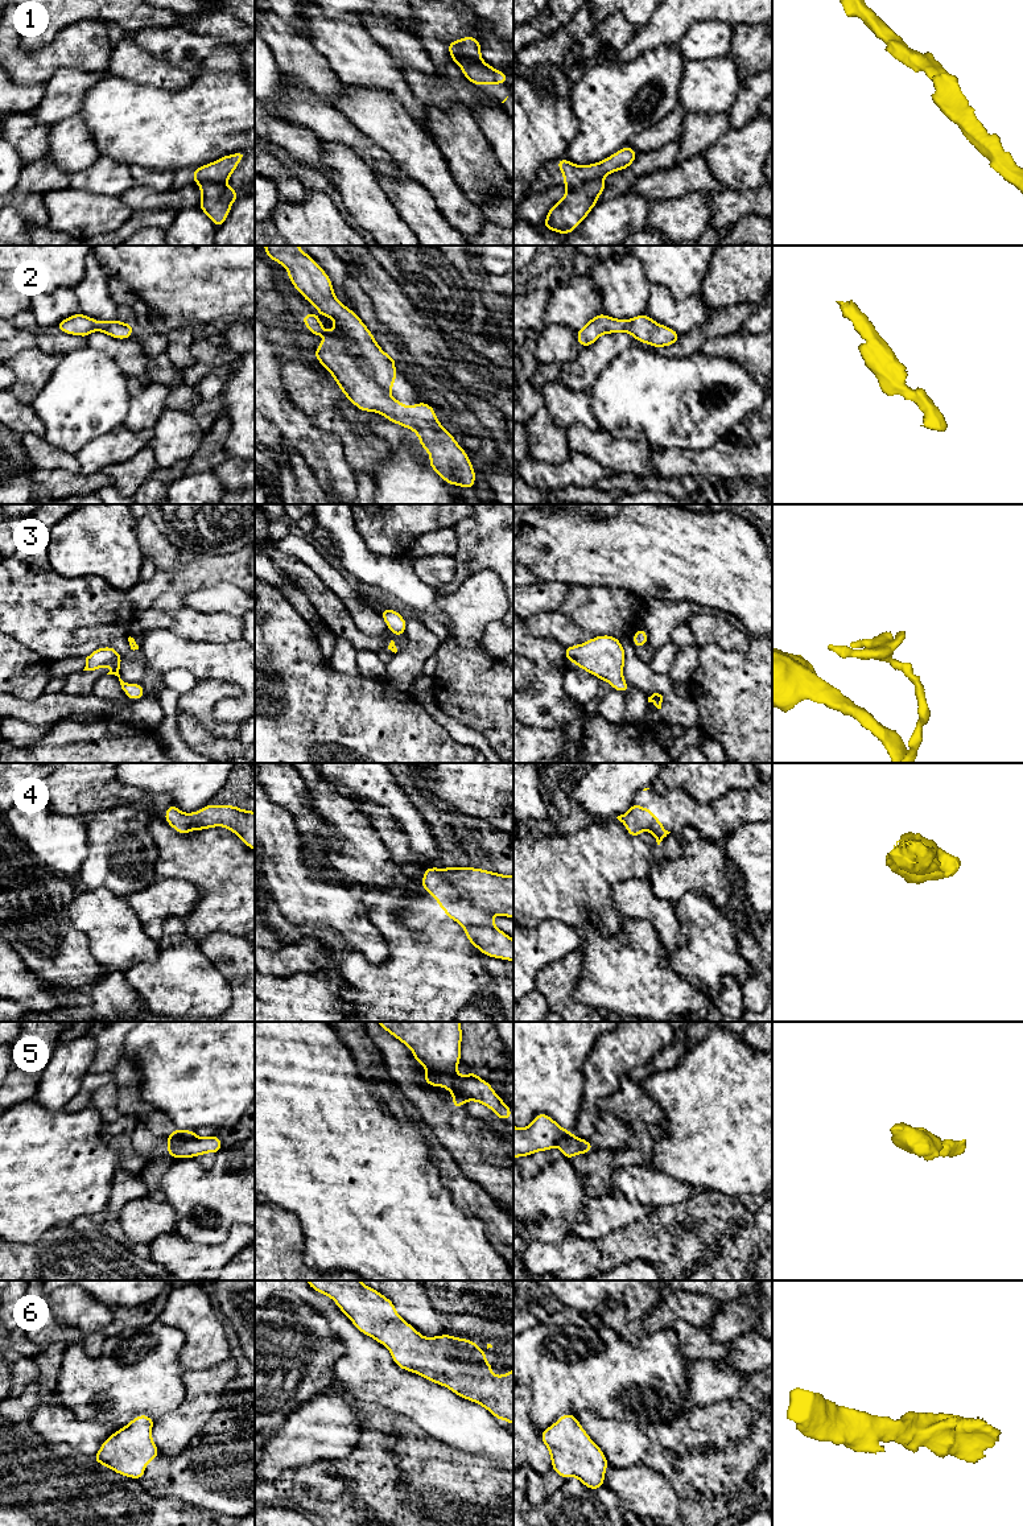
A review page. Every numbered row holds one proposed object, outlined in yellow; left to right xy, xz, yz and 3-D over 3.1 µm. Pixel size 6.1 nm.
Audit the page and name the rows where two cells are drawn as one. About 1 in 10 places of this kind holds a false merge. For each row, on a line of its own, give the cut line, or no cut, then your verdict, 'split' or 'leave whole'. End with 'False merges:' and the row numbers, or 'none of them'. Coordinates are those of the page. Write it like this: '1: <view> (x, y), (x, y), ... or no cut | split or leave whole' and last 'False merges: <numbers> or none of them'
1: yz (601, 178), (568, 189) | split
2: no cut | leave whole
3: no cut | leave whole
4: no cut | leave whole
5: xz (427, 1069), (440, 1075), (452, 1075), (456, 1071) | split
6: no cut | leave whole
False merges: 1, 5

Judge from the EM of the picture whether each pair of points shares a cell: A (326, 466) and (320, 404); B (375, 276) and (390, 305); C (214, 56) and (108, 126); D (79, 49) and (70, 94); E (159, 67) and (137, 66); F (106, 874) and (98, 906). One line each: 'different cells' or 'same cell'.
A: different cells
B: same cell
C: different cells
D: different cells
E: same cell
F: different cells

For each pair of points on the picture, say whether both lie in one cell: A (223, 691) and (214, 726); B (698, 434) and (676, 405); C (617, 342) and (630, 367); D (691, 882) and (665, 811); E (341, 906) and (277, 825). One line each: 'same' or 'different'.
A: same
B: same
C: different
D: different
E: same

